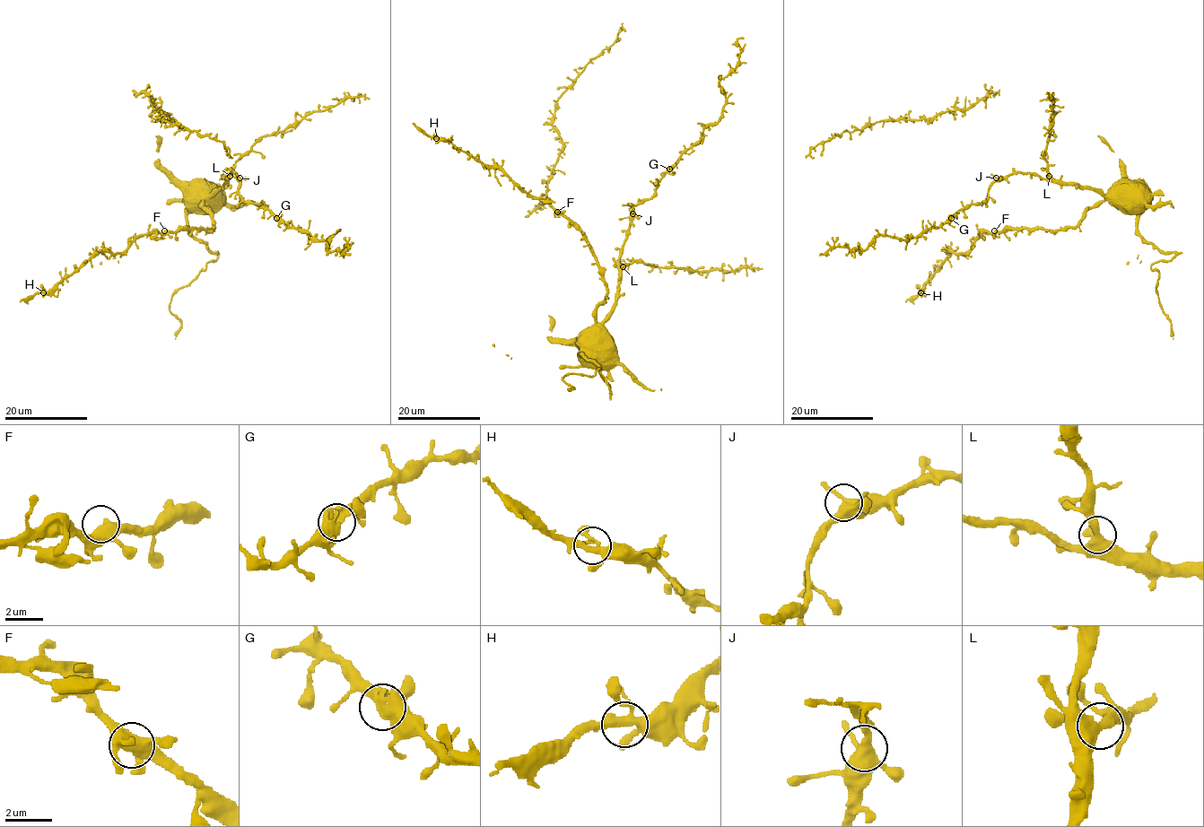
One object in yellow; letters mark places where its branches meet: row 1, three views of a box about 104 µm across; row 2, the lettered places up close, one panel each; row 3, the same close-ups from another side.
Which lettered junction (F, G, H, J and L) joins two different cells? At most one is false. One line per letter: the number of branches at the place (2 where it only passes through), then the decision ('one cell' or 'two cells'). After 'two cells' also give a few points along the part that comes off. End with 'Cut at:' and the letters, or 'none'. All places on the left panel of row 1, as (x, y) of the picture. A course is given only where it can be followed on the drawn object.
F: 4 | one cell
G: 4 | one cell
H: 4 | one cell
J: 4 | one cell
L: 3 | one cell
Cut at: none

